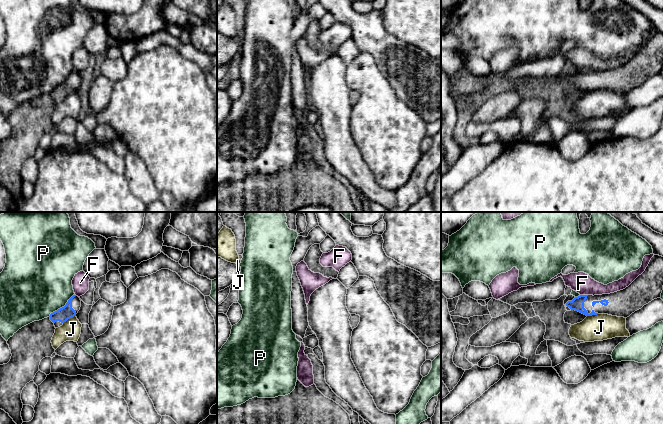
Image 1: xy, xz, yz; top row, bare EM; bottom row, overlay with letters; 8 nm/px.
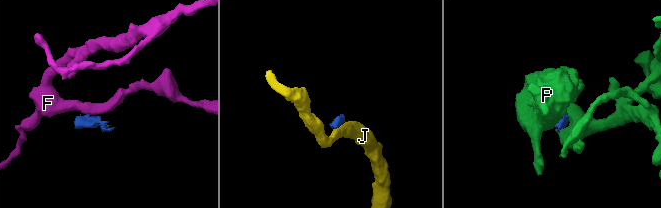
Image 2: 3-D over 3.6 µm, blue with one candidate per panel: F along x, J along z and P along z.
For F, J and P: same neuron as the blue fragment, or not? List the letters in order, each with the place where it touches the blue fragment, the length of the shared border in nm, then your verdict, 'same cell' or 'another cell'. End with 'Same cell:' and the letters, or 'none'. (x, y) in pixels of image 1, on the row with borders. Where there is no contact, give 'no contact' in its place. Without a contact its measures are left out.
F: contact yz (584, 295); length 60 nm; another cell
J: contact xy (69, 318); length 120 nm; another cell
P: contact xy (62, 307); length 280 nm; another cell
Same cell: none

